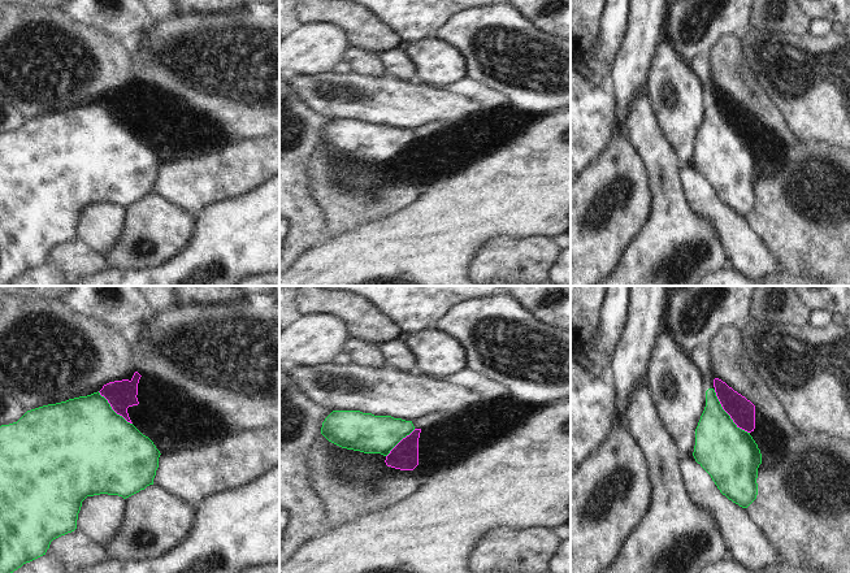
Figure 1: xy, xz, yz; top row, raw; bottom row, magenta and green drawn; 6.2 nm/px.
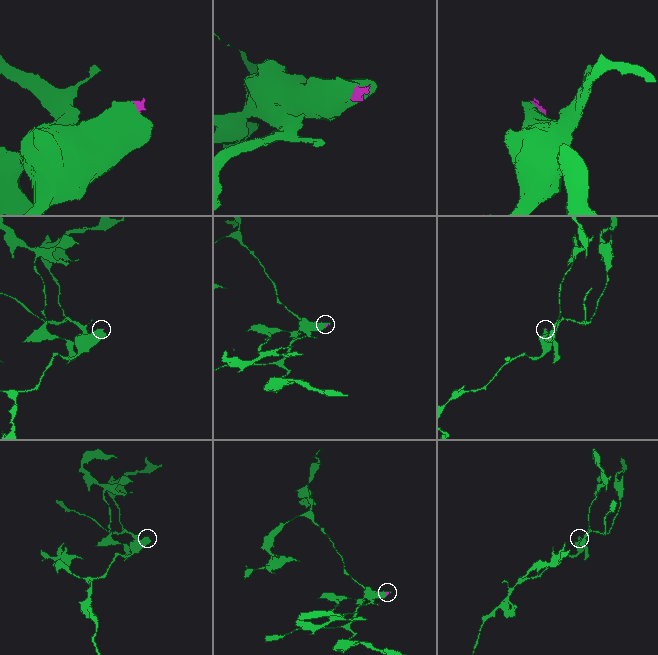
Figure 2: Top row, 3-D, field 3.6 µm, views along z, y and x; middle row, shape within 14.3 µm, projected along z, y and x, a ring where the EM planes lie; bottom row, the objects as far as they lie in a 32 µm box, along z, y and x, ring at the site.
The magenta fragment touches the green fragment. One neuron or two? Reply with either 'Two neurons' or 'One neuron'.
One neuron

